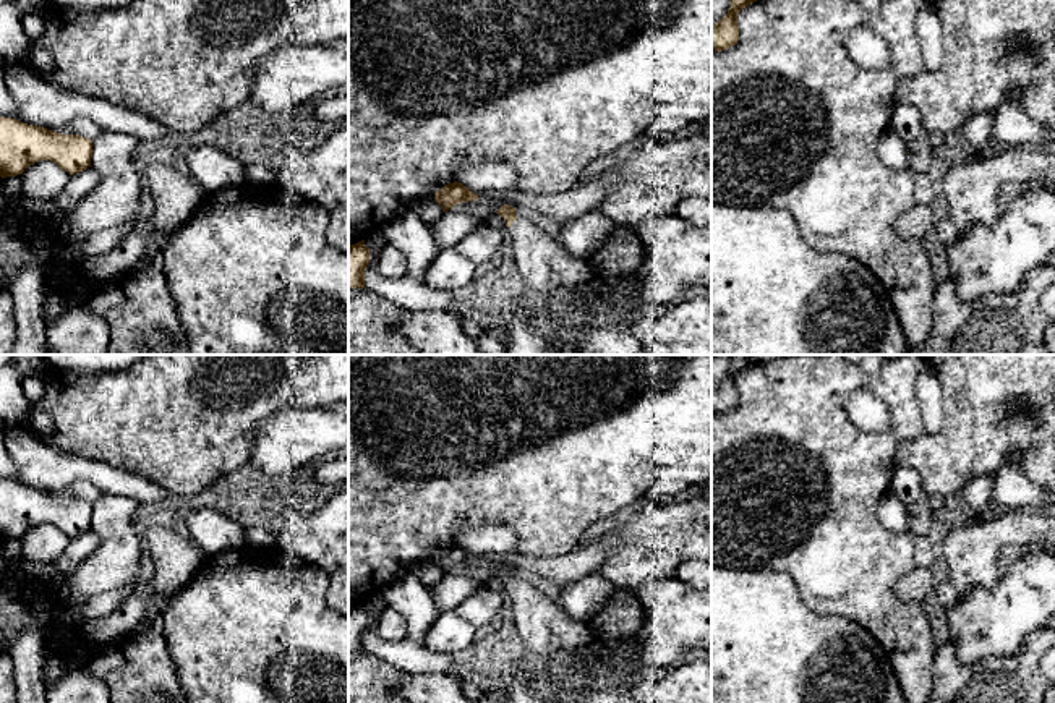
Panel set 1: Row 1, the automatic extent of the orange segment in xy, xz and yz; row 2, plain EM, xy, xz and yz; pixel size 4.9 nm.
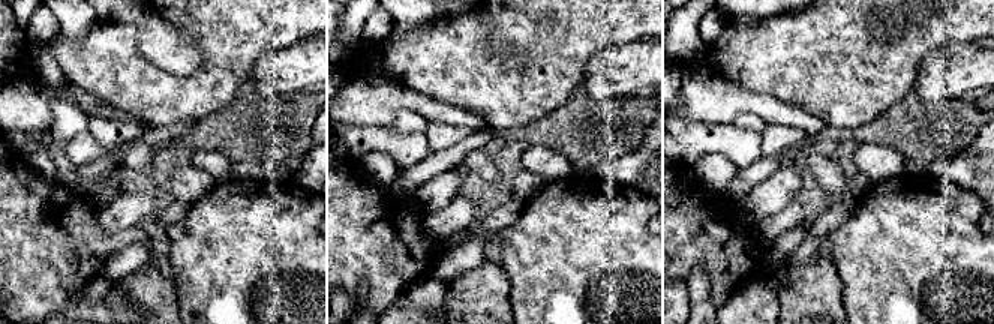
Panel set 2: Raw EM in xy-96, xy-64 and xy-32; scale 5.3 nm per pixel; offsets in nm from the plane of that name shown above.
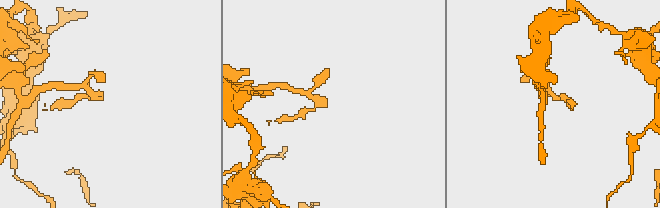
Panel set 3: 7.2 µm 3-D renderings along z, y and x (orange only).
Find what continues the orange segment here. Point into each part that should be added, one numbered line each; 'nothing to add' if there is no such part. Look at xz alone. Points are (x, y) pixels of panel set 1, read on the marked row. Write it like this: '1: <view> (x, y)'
1: xz (546, 266)

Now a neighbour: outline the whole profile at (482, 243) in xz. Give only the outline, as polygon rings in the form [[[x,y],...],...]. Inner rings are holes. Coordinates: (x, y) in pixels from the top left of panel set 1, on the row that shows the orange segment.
[[[486,222],[468,232],[455,245],[455,251],[472,261],[475,266],[488,262],[502,245],[502,235]]]

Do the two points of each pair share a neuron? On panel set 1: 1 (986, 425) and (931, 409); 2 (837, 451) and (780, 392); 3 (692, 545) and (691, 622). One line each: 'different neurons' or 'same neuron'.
1: different neurons
2: same neuron
3: different neurons

